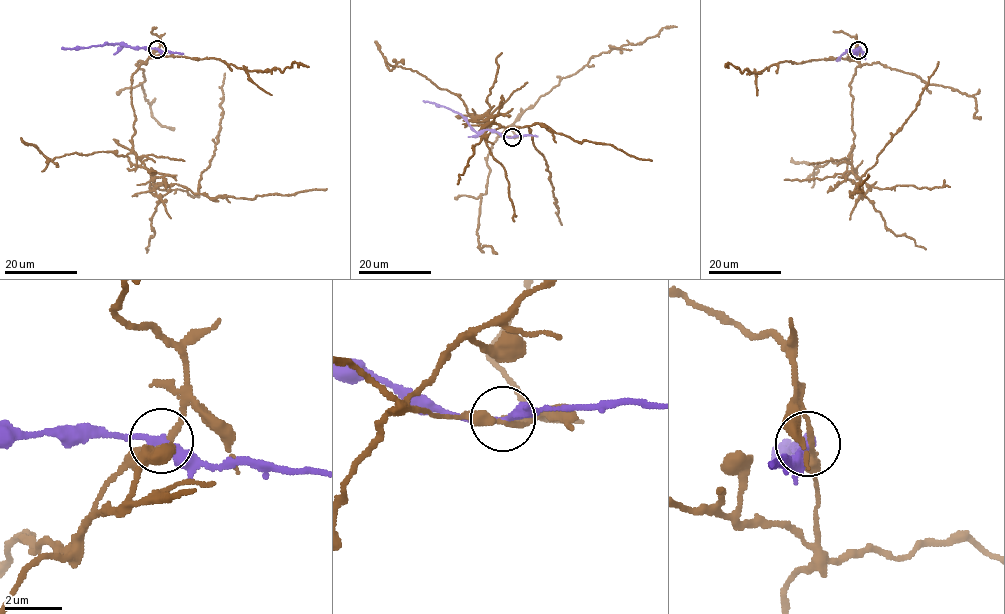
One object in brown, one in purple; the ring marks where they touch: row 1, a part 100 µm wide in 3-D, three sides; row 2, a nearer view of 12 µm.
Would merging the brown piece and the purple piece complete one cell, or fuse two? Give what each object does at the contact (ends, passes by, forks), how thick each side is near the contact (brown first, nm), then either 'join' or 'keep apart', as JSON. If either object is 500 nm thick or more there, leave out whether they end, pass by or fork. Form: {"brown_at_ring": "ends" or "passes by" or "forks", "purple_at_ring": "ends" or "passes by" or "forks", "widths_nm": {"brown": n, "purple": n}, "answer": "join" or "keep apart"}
{"brown_at_ring": "passes by", "purple_at_ring": "passes by", "widths_nm": {"brown": 320, "purple": 240}, "answer": "keep apart"}

